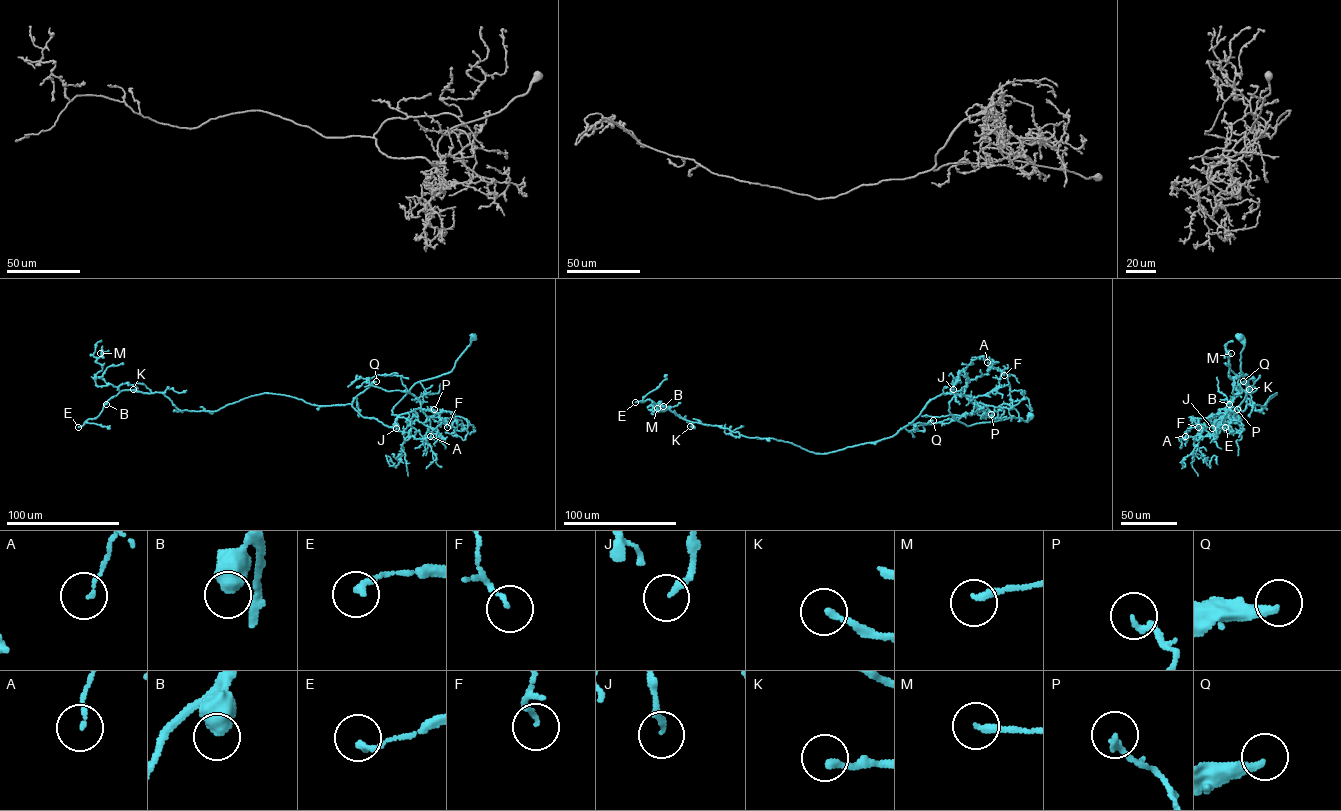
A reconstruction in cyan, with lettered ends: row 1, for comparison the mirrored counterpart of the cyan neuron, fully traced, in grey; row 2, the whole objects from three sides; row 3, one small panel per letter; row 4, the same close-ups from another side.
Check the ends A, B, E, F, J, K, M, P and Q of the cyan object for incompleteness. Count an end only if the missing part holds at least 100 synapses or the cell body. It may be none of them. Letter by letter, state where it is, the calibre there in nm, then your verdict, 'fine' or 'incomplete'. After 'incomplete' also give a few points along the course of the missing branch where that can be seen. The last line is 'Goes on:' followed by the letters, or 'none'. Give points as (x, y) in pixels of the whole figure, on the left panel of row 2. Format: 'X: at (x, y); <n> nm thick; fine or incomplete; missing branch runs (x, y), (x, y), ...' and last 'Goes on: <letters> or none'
A: at (430, 436); 110 nm thick; fine
B: at (106, 404); 700 nm thick; fine
E: at (78, 427); 220 nm thick; fine
F: at (447, 427); 140 nm thick; fine
J: at (396, 428); 170 nm thick; fine
K: at (133, 389); 220 nm thick; fine
M: at (100, 353); 240 nm thick; fine
P: at (434, 409); 190 nm thick; fine
Q: at (376, 381); 300 nm thick; incomplete; missing branch runs (376, 381), (398, 378), (411, 382), (413, 365), (431, 352), (428, 333), (421, 335), (419, 340)
Goes on: Q

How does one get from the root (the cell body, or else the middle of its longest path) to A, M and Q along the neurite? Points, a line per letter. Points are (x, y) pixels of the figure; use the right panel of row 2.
A: (1239, 337), (1249, 386), (1244, 399), (1228, 414), (1217, 415), (1223, 408), (1230, 412), (1192, 418), (1185, 436)
M: (1239, 337), (1248, 390), (1216, 427), (1277, 393), (1255, 411), (1248, 392), (1232, 385), (1231, 353)
Q: (1239, 337), (1248, 390), (1235, 409), (1216, 417), (1216, 427), (1246, 408), (1243, 381)

